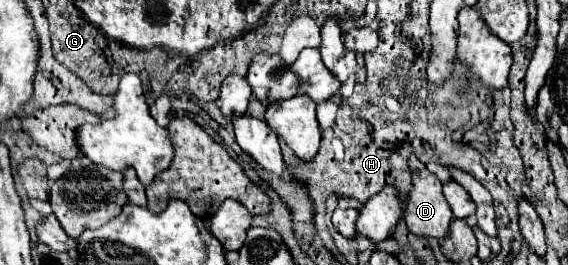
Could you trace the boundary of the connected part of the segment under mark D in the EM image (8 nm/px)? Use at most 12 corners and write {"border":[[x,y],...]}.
{"border":[[415,156],[403,220],[411,234],[443,240],[453,212],[441,180]]}

